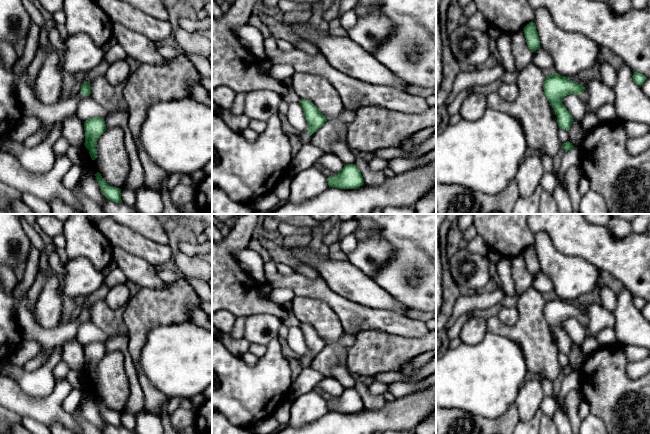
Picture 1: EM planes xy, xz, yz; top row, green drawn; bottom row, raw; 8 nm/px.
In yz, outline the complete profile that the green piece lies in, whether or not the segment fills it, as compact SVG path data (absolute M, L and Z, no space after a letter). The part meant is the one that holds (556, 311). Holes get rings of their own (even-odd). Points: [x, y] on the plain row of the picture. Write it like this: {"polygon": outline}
{"polygon": "M553 297L546 300L543 308L545 319L551 327L557 340L558 351L568 355L571 351L574 341L562 327L562 323L570 318L578 319L583 326L587 326L589 319L584 315L582 308L577 308L569 302Z"}

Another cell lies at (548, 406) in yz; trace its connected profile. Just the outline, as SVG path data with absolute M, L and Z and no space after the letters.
M544 396L544 398L542 399L542 402L540 404L540 407L539 407L542 414L551 419L552 419L554 413L556 412L557 408L558 408L558 406L557 406L555 399L548 397L548 396Z

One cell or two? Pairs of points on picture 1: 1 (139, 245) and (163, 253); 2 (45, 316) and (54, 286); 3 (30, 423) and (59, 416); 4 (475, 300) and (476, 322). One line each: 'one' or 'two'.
1: one
2: one
3: two
4: two

